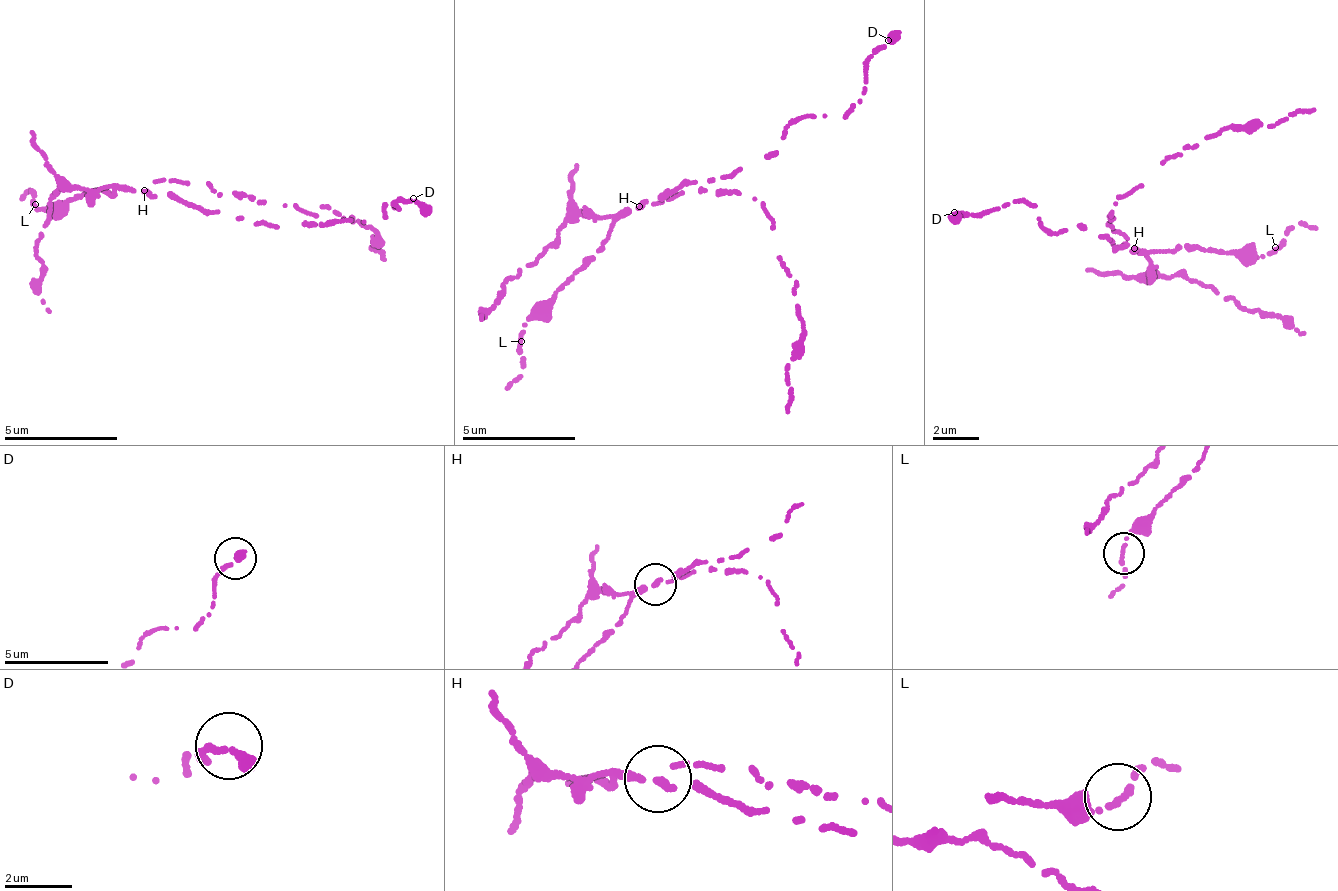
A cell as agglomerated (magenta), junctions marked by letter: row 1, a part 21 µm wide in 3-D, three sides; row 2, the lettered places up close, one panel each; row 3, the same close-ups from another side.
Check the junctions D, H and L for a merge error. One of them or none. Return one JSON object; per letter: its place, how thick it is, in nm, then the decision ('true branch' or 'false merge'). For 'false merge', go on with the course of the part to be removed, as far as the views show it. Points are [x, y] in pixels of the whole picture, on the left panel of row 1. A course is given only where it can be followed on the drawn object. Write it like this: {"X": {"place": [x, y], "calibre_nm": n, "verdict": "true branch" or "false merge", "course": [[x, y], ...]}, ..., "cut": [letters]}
{"D": {"place": [413, 198], "calibre_nm": 400, "verdict": "true branch"}, "H": {"place": [144, 190], "calibre_nm": 320, "verdict": "false merge", "course": [[144, 190], [162, 178], [212, 185], [314, 218], [330, 206], [373, 229], [385, 257]]}, "L": {"place": [35, 204], "calibre_nm": 170, "verdict": "true branch"}, "cut": ["H"]}

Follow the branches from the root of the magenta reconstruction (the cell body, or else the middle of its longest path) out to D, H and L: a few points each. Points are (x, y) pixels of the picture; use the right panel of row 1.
D: (1110, 225), (1112, 237), (1083, 223), (1053, 236), (1021, 201), (974, 216), (954, 212)
H: (1110, 225), (1119, 250), (1128, 246), (1120, 236), (1122, 233), (1136, 247)
L: (1110, 225), (1119, 250), (1128, 246), (1122, 233), (1147, 256), (1187, 246), (1243, 258), (1275, 247)

